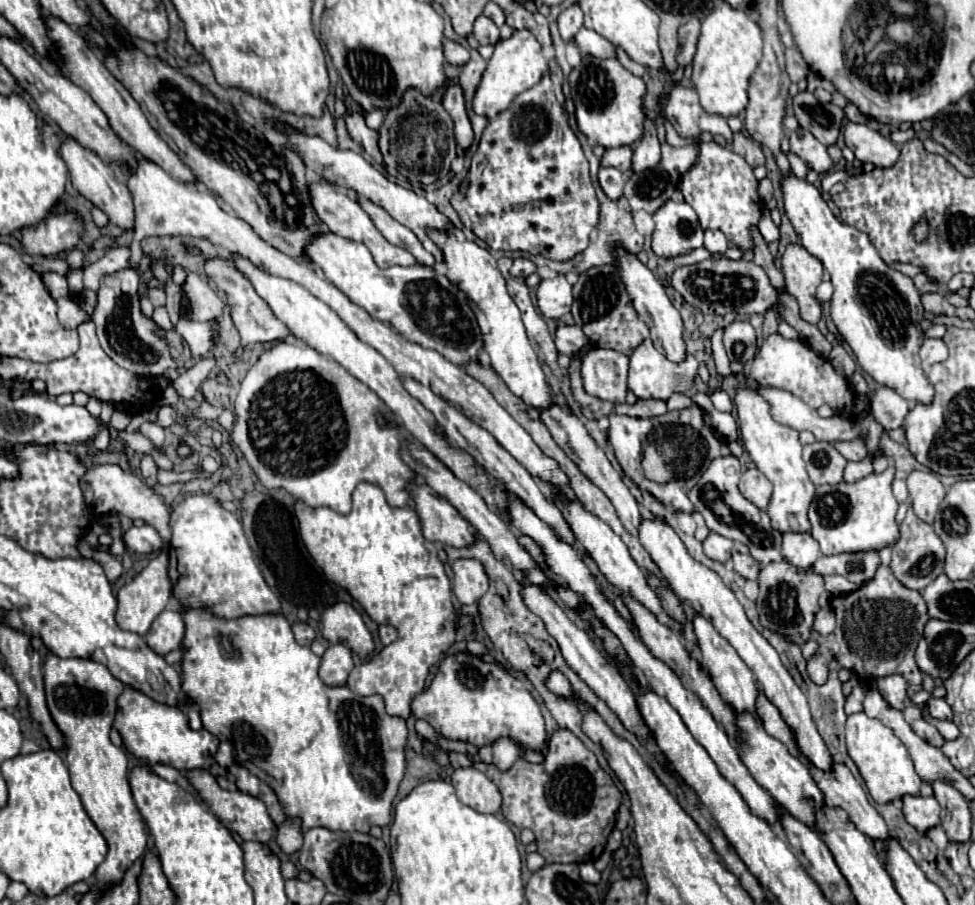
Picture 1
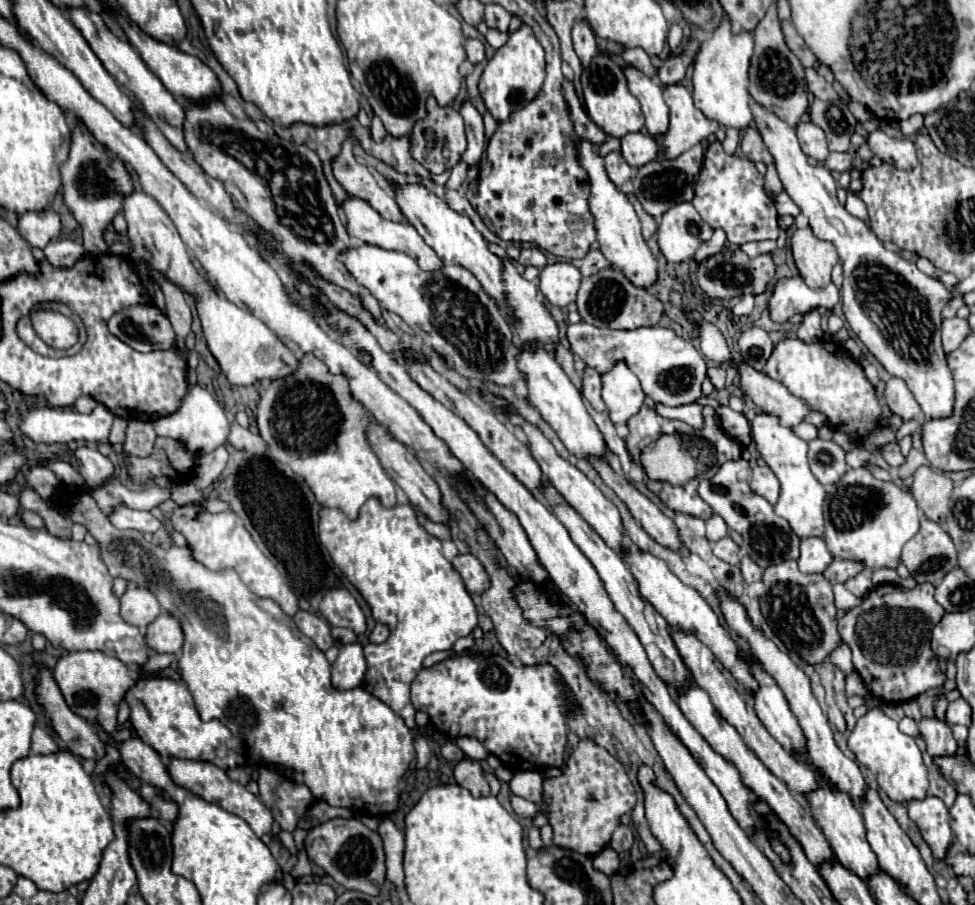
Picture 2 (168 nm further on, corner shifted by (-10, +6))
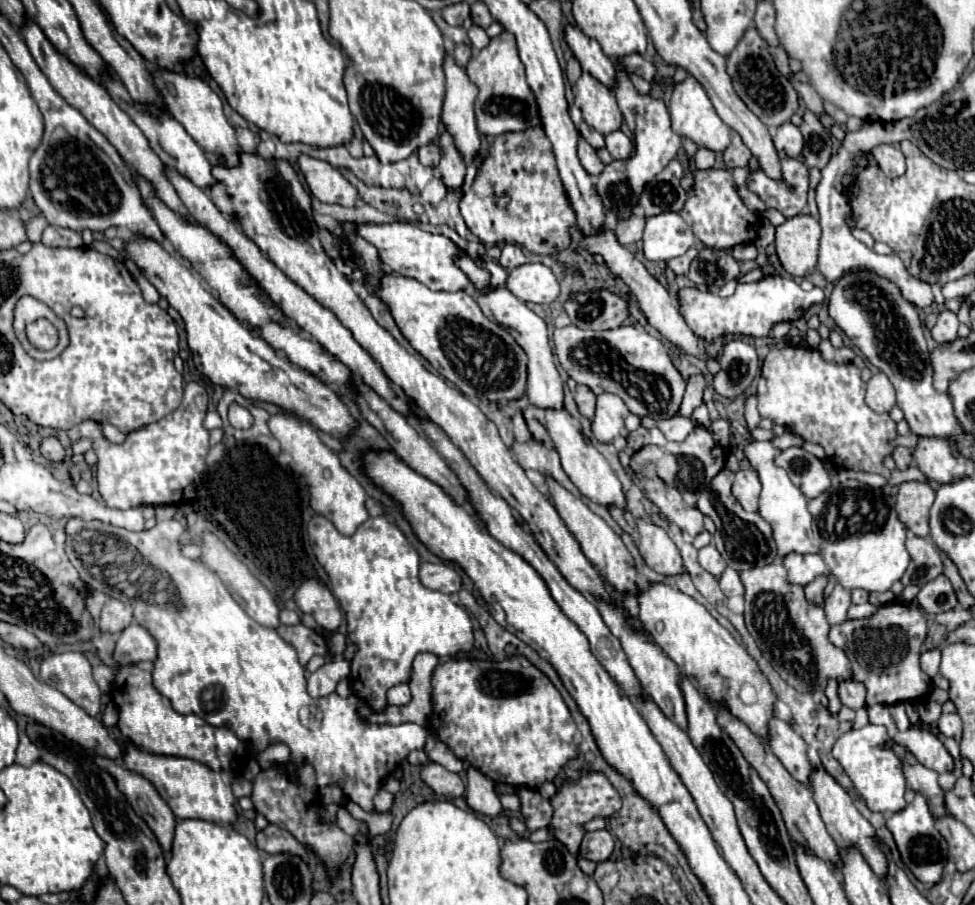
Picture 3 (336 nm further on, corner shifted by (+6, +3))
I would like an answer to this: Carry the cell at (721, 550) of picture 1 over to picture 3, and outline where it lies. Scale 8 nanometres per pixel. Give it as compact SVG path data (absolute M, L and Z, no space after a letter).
M708 544L708 546L704 546L700 552L698 552L698 562L700 562L700 566L704 568L704 570L708 570L712 576L720 576L722 572L724 572L724 568L726 568L726 562L724 562L724 558L720 556L720 552L716 550L716 546L714 544Z

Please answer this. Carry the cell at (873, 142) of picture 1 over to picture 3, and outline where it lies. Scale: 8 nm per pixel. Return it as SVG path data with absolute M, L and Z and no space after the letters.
M878 144L872 148L872 156L876 158L880 170L892 178L902 176L906 166L904 166L904 154L900 152L900 148L896 148L894 144Z

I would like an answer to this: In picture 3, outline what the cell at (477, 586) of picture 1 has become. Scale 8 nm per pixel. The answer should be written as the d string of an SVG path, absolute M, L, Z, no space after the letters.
M422 562L420 580L426 588L440 590L444 594L456 594L462 588L462 578L456 572L456 568L450 564L444 564L444 562L438 562L438 564Z

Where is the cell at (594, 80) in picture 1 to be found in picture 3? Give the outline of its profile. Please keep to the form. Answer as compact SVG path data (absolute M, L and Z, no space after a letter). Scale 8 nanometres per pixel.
M582 72L572 90L574 104L582 110L582 118L588 126L598 130L602 136L620 130L622 112L612 90L596 82L596 78L592 78L588 72Z

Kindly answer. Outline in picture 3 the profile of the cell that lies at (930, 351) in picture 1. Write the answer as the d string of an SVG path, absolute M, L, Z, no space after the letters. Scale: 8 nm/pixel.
M942 310L940 316L938 316L938 322L930 330L930 334L932 334L932 338L938 344L946 344L946 342L956 340L956 330L958 330L958 318L956 318L956 314L950 312L950 310Z

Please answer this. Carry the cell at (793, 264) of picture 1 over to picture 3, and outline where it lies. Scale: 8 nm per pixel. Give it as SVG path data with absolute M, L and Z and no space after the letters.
M810 214L788 218L776 228L776 252L784 270L794 278L806 278L816 270L820 224Z

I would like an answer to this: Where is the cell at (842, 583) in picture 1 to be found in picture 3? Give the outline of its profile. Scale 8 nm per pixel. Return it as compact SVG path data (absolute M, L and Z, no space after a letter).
M836 584L834 592L830 594L830 598L824 602L824 612L826 612L826 620L834 626L846 620L846 610L852 604L850 600L850 590L844 590L840 584Z

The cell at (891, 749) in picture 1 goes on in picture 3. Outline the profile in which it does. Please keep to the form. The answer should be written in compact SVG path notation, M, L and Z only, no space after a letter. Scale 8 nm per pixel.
M868 724L864 728L852 728L844 732L832 750L832 756L842 764L844 772L852 778L854 786L862 794L864 802L874 812L898 812L906 806L906 778L902 770L902 762L894 752L896 740L886 732L884 726Z

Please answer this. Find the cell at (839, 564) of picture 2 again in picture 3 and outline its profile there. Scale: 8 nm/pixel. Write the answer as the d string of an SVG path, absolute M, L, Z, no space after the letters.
M822 574L820 578L816 578L814 582L810 582L806 588L804 588L804 592L806 592L806 598L808 600L812 600L812 602L818 602L818 604L822 604L822 592L824 592L824 588L826 588L826 584L830 582L830 576L828 574Z

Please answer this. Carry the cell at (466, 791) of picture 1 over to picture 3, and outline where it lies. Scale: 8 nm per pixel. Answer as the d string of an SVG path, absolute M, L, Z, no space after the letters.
M430 762L424 766L422 770L422 780L436 792L436 794L442 794L446 798L458 798L466 792L464 788L464 782L458 774L446 770L444 766L436 764L436 762Z

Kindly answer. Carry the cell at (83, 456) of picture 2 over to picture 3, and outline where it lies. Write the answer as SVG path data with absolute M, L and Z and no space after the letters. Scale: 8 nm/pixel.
M46 438L40 446L40 452L48 460L66 460L66 448L58 442L58 438Z

